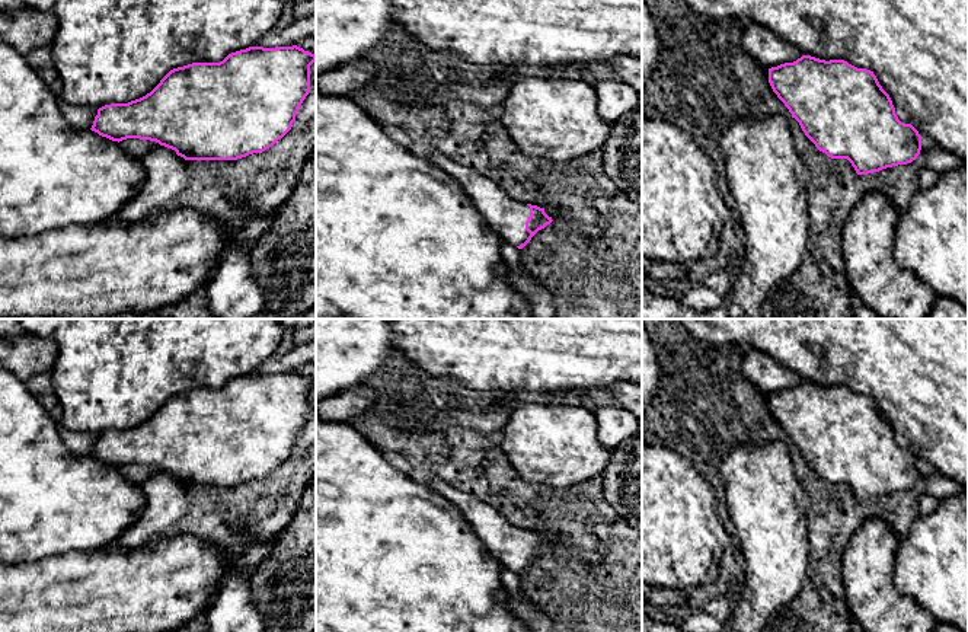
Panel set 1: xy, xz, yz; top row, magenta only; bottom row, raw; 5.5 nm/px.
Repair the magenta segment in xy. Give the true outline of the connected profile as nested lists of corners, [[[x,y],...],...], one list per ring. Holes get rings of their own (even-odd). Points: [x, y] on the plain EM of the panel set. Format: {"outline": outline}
{"outline": [[[249,373],[229,380],[220,389],[192,389],[170,396],[146,422],[128,430],[111,430],[98,435],[92,457],[112,467],[140,465],[160,472],[141,483],[146,507],[137,521],[127,527],[108,549],[132,550],[163,534],[186,513],[186,486],[237,486],[265,478],[293,453],[300,431],[310,418],[310,392],[316,382],[293,373]]]}

